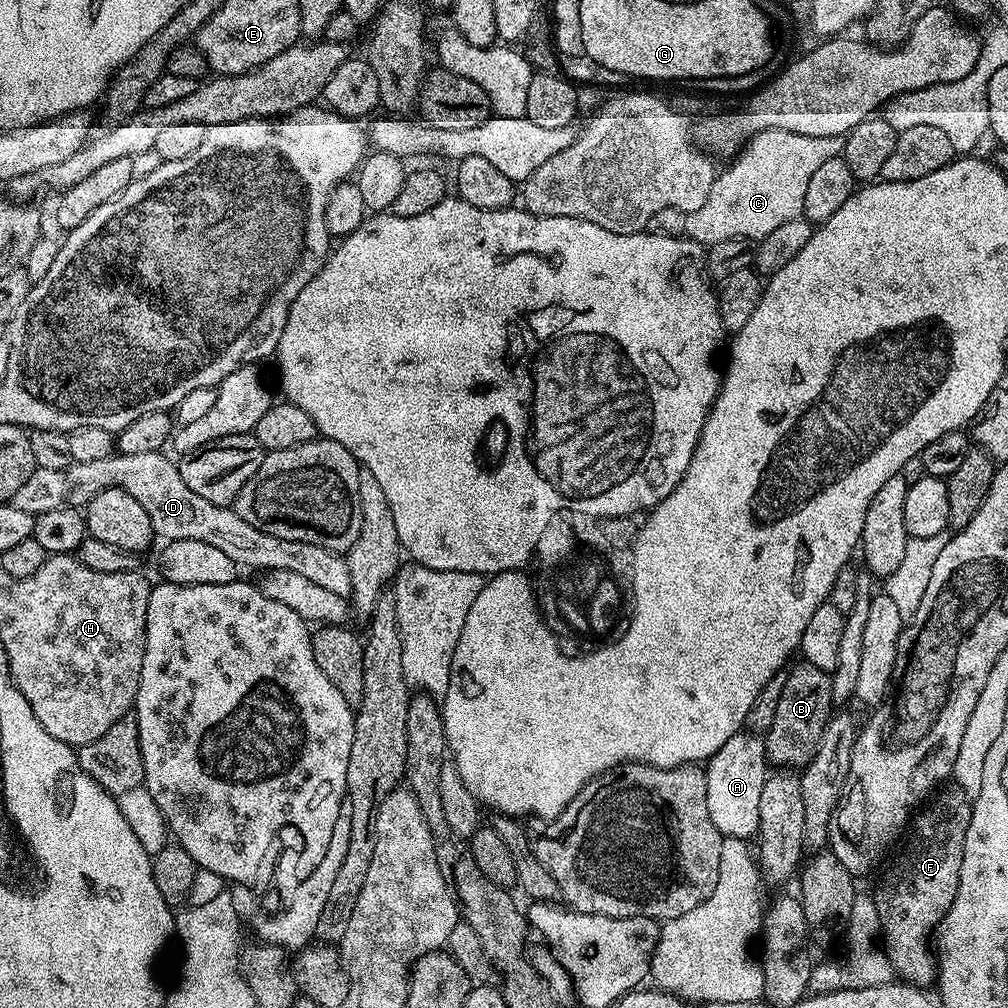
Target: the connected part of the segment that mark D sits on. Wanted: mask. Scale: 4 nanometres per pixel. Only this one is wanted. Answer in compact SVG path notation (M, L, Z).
M163 451L151 452L150 454L126 454L125 456L113 454L106 458L97 458L95 462L74 462L66 470L42 470L36 467L30 478L27 478L26 482L24 482L18 490L14 491L10 503L13 504L17 510L23 510L25 514L36 517L38 514L46 514L49 510L66 510L67 508L87 509L88 504L94 502L94 498L98 498L98 494L102 494L102 490L121 488L122 490L126 490L126 494L130 494L130 498L134 498L138 501L142 506L142 510L146 510L146 514L150 514L153 533L155 533L159 539L161 536L161 541L167 542L170 540L181 540L182 538L194 538L194 542L207 542L209 546L214 546L217 550L223 550L229 558L234 558L234 562L238 566L244 567L245 564L248 568L257 568L257 573L260 574L273 572L274 570L294 570L294 574L303 574L306 578L310 578L310 582L315 582L318 586L323 586L326 590L331 590L334 594L345 598L351 597L352 587L350 586L350 570L348 569L347 559L345 559L341 553L331 552L322 546L314 546L314 542L294 542L290 538L274 538L274 534L266 534L266 530L258 530L258 526L250 526L250 522L246 522L246 518L242 518L236 513L235 507L229 506L223 508L214 502L209 502L207 498L201 498L198 494L194 494L194 490L190 490L190 486L186 486L186 482L182 482L182 474L180 473L177 461L175 459L167 460L164 455L165 453Z

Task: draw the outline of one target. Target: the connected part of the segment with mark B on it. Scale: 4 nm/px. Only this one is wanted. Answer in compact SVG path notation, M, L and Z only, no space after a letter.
M799 663L791 665L786 686L782 686L782 694L776 703L774 723L763 737L769 765L780 770L802 770L812 761L822 738L822 730L834 712L831 675L818 670L818 666L813 664Z

